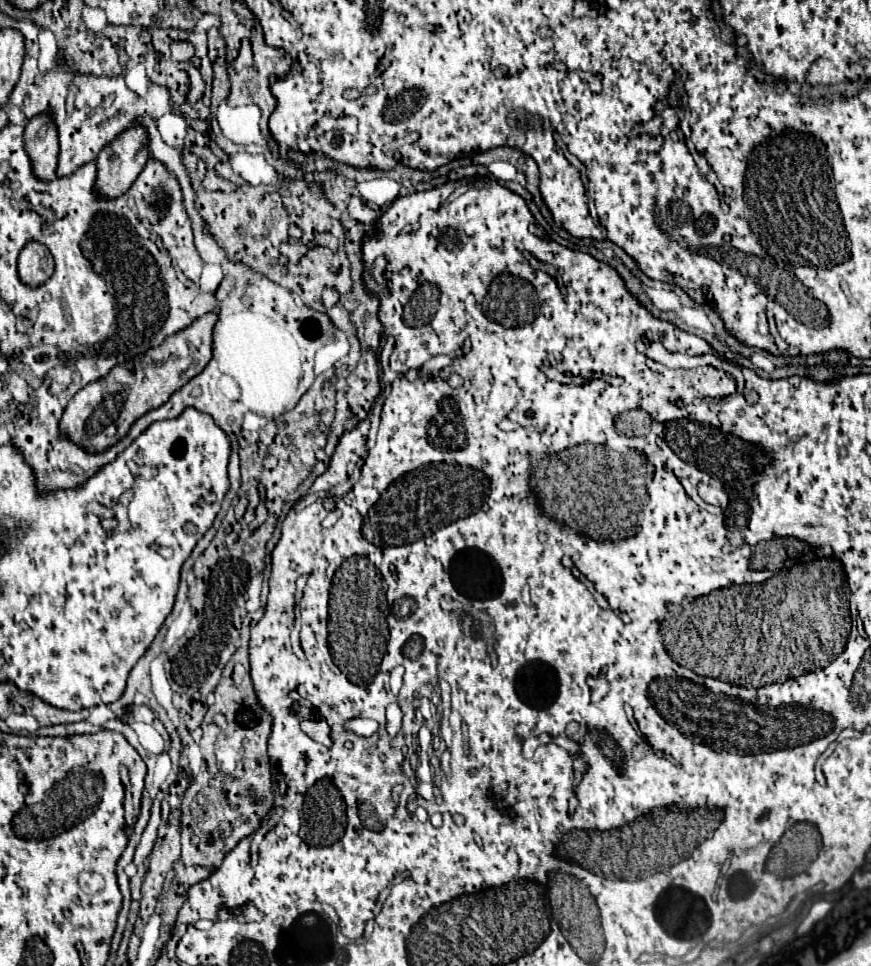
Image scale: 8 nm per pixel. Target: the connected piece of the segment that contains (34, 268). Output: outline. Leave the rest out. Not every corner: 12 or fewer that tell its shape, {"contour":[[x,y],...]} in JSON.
{"contour":[[30,242],[18,256],[22,284],[38,288],[54,274],[50,252]]}

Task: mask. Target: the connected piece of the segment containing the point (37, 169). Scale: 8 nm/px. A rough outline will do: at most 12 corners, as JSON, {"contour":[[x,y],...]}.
{"contour":[[46,116],[26,124],[24,146],[38,180],[54,180],[58,136]]}

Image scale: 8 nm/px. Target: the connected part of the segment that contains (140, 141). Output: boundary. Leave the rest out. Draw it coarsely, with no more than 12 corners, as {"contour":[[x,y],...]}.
{"contour":[[130,128],[96,158],[94,192],[128,192],[148,160],[144,128]]}

